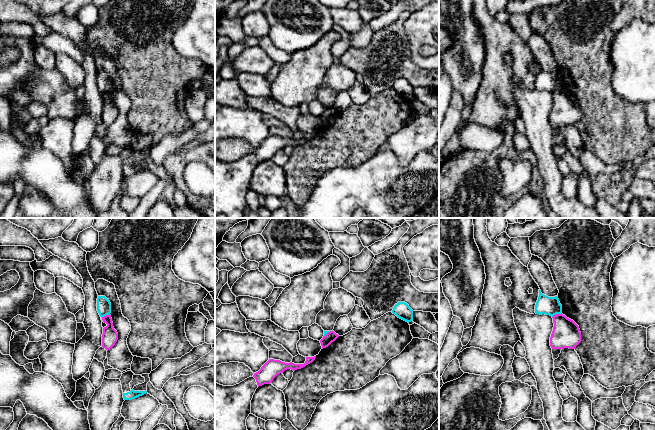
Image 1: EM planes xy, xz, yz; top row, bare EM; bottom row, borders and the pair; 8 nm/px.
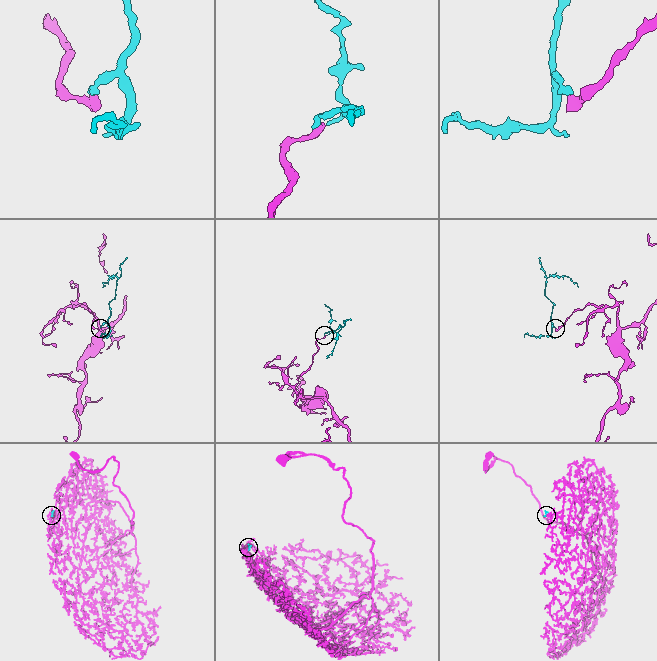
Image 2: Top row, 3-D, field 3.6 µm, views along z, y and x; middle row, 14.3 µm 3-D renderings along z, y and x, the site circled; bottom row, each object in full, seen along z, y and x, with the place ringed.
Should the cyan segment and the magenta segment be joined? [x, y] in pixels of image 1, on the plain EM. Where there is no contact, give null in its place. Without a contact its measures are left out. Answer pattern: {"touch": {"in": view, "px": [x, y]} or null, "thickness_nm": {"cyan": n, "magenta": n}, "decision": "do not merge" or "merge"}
{"touch": {"in": "yz", "px": [556, 89]}, "thickness_nm": {"cyan": 150, "magenta": 220}, "decision": "do not merge"}

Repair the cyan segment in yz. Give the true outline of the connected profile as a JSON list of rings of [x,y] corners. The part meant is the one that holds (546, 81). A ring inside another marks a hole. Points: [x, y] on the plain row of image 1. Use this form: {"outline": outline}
{"outline": [[[539,65],[539,73],[535,81],[536,90],[545,90],[554,92],[562,89],[562,81],[559,78],[558,72],[548,73],[541,69]]]}

